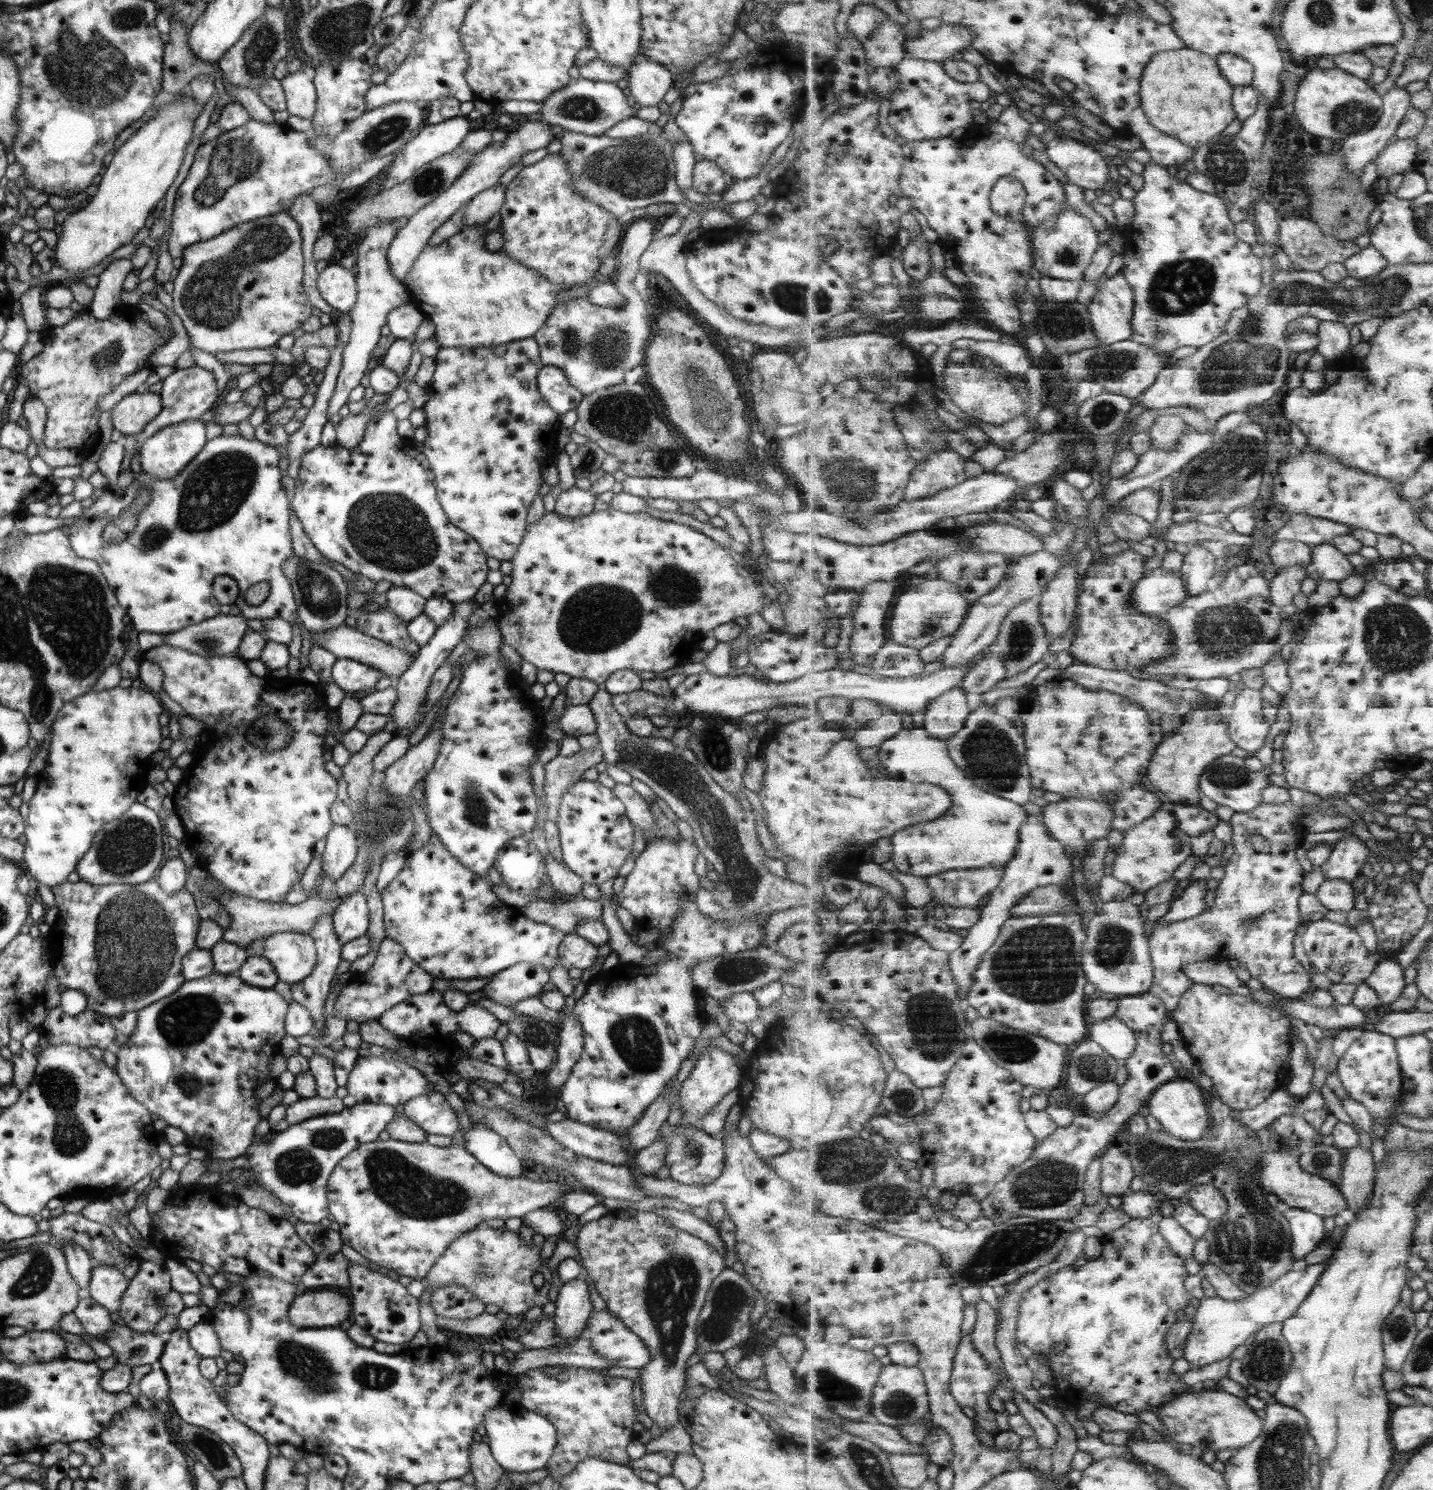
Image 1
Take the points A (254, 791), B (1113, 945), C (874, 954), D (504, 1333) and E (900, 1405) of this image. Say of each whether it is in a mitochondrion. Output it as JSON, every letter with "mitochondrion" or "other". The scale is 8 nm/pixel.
{"A":"other","B":"mitochondrion","C":"other","D":"other","E":"mitochondrion"}

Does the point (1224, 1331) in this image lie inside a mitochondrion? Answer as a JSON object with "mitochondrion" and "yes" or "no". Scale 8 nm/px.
{"mitochondrion":"no"}

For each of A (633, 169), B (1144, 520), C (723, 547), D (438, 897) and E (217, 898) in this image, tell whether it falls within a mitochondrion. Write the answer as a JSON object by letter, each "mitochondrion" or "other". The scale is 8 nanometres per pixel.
{"A":"mitochondrion","B":"other","C":"other","D":"other","E":"other"}

